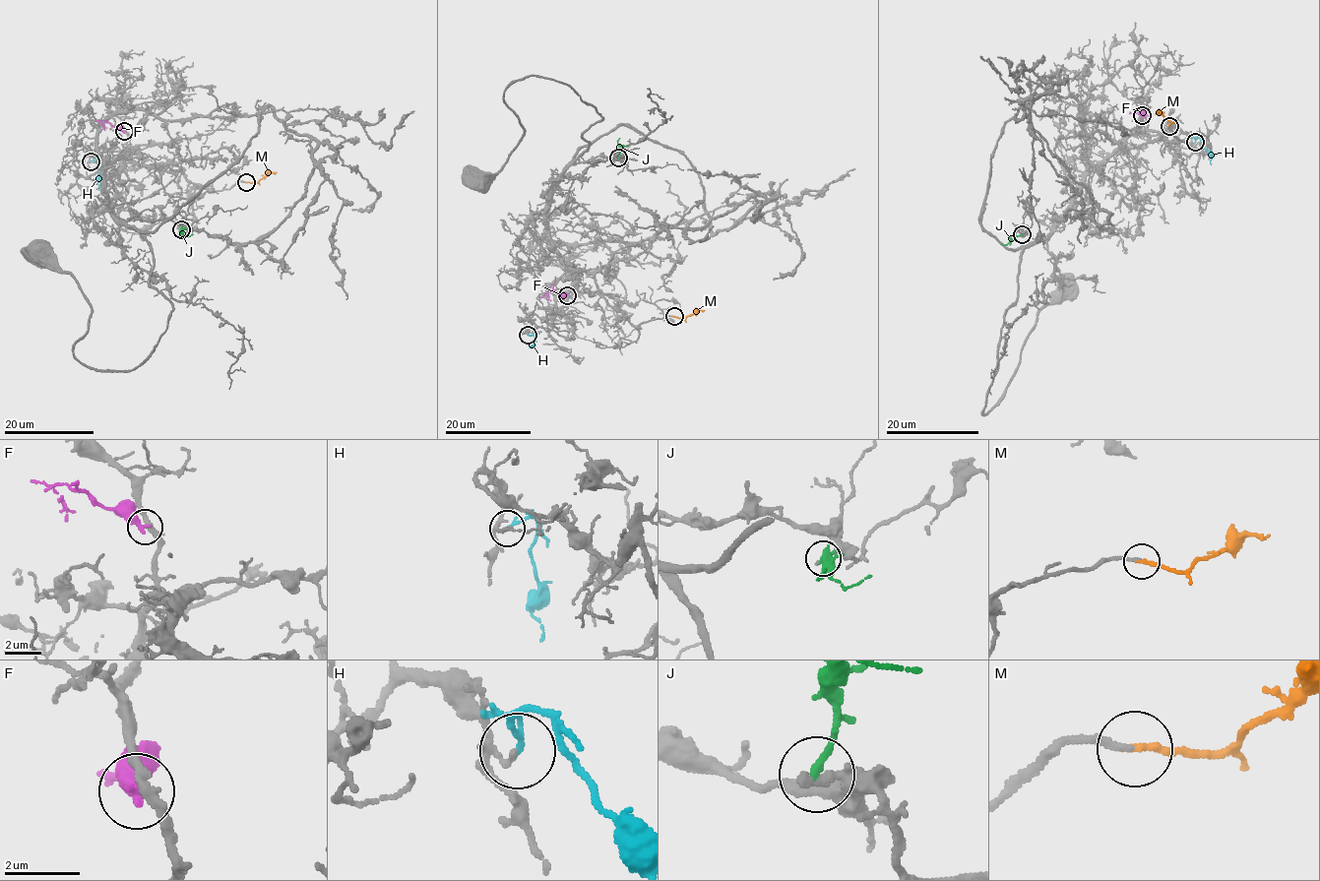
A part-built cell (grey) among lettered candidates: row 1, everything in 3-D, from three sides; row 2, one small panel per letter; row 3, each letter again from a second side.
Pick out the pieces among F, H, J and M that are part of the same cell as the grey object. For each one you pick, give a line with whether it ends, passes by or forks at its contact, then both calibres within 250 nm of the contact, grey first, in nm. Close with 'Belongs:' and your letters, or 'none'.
M: it ends | 160/200 nm
Belongs: M

